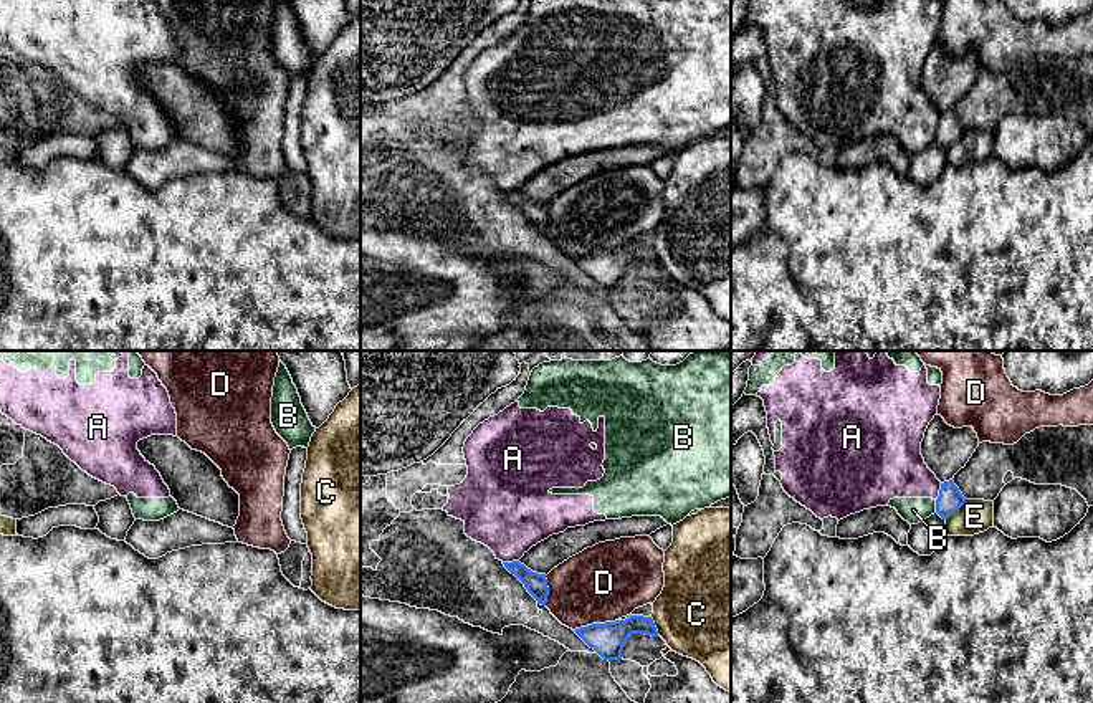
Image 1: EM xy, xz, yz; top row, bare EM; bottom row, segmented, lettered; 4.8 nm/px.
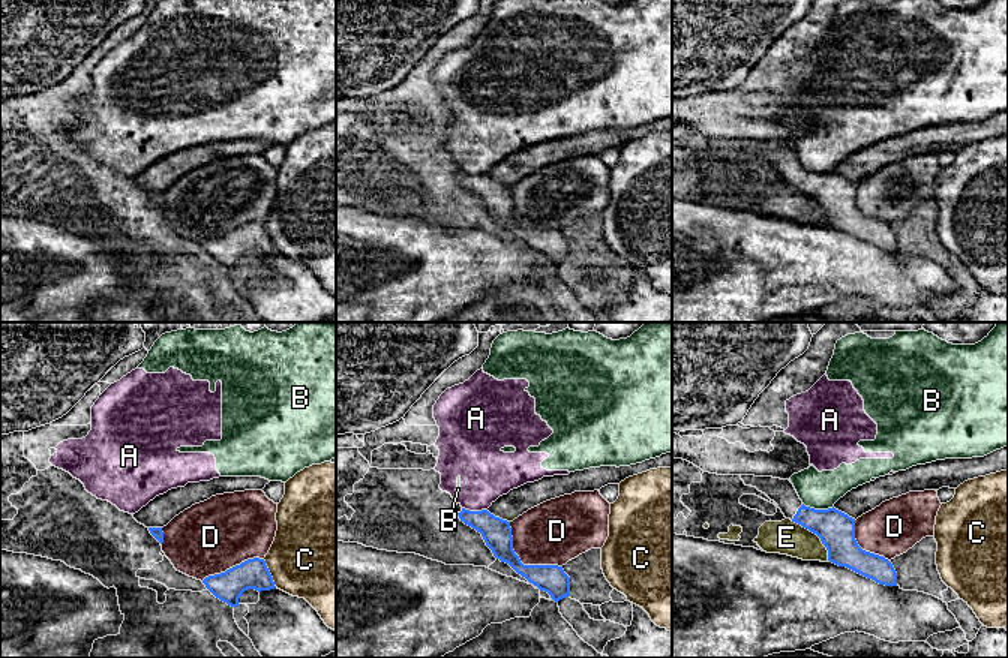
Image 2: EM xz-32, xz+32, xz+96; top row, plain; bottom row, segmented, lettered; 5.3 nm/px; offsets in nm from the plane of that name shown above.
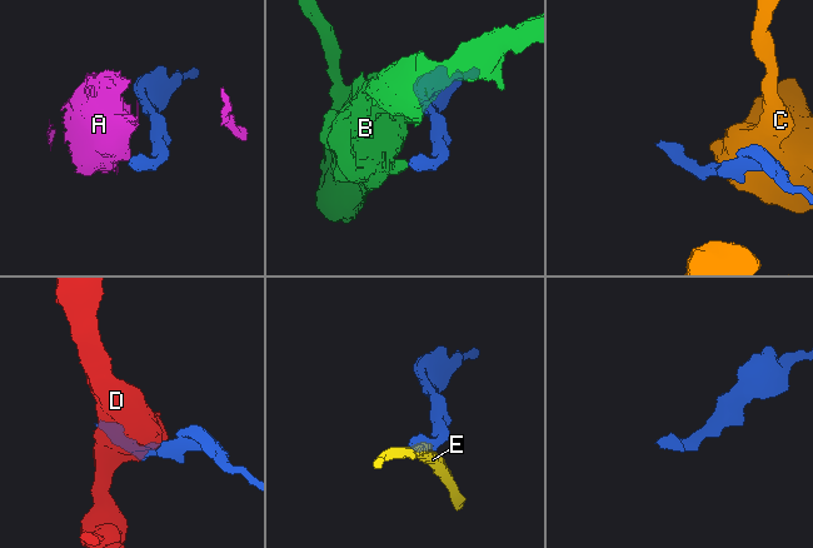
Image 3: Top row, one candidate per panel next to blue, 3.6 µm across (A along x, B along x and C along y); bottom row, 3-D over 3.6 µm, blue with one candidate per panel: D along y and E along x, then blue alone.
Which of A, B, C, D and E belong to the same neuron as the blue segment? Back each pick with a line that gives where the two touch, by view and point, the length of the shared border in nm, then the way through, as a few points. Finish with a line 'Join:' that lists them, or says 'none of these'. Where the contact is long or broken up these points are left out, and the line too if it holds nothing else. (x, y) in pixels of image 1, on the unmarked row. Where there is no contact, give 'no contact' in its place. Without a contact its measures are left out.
Join: none of these

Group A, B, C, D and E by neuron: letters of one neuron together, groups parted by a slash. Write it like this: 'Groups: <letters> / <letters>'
Groups: A B / C / D / E

